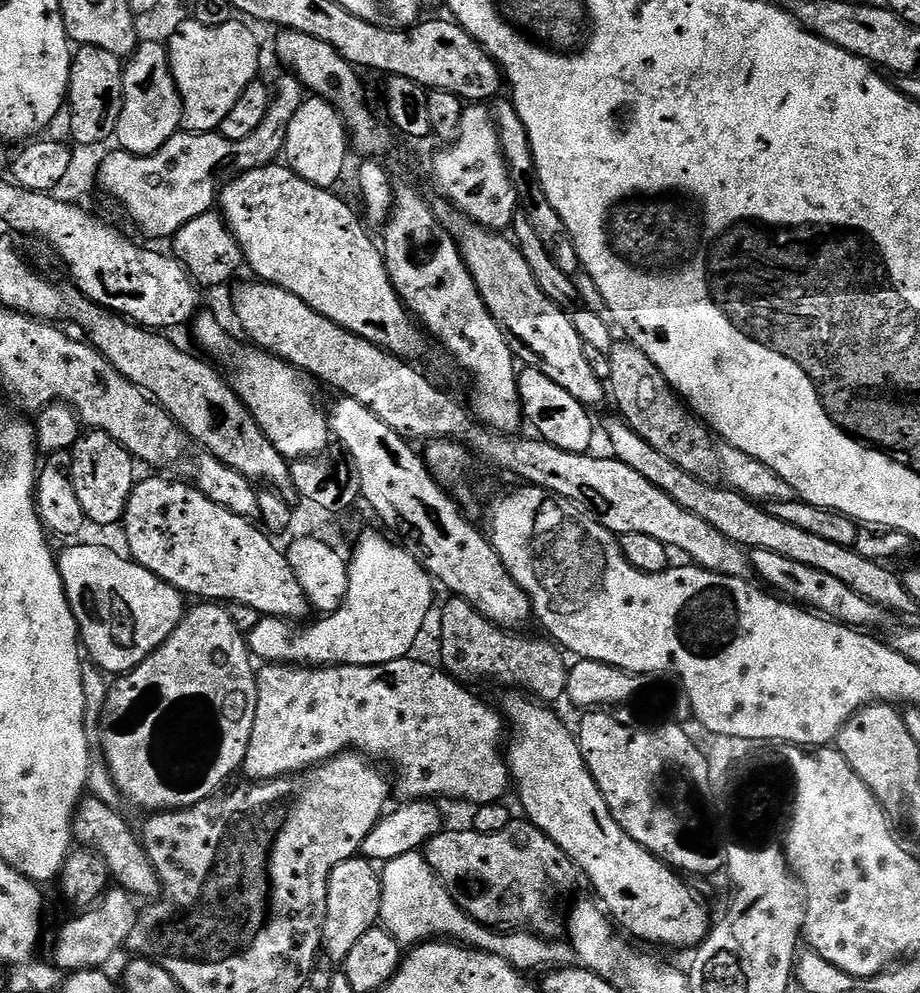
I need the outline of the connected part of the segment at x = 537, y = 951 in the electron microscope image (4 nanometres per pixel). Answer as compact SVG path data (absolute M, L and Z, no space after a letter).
M422 854L402 856L395 862L383 865L380 920L401 946L415 946L433 938L447 938L469 948L479 948L481 952L500 956L522 973L527 973L528 968L555 970L575 968L578 964L576 952L568 942L545 939L531 930L497 932L495 928L488 928L470 918L450 895L448 887L436 877L434 870L428 865L428 859Z

